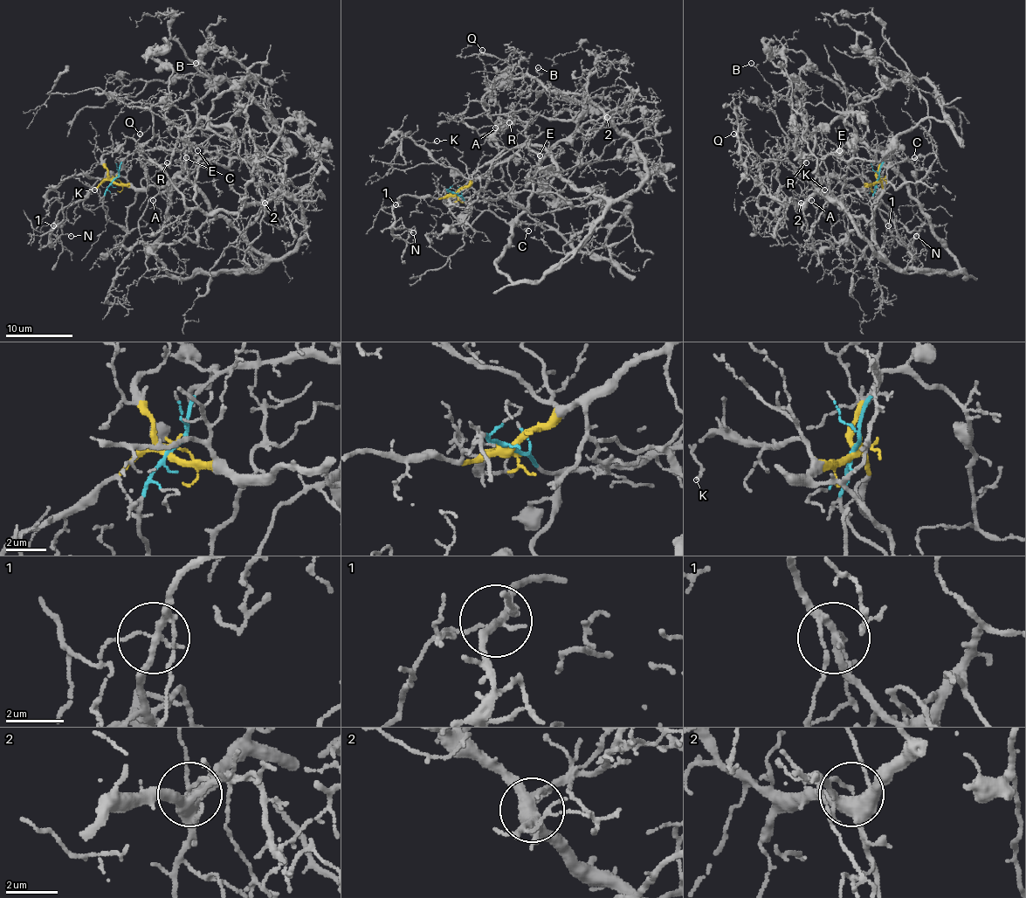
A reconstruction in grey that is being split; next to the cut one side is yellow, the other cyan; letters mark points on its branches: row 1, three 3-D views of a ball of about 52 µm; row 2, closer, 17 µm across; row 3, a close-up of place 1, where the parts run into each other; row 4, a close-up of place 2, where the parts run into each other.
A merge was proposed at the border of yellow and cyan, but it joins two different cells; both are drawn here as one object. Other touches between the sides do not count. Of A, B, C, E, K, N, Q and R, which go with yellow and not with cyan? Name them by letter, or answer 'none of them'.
A, B, C, E, K, N, Q, R

